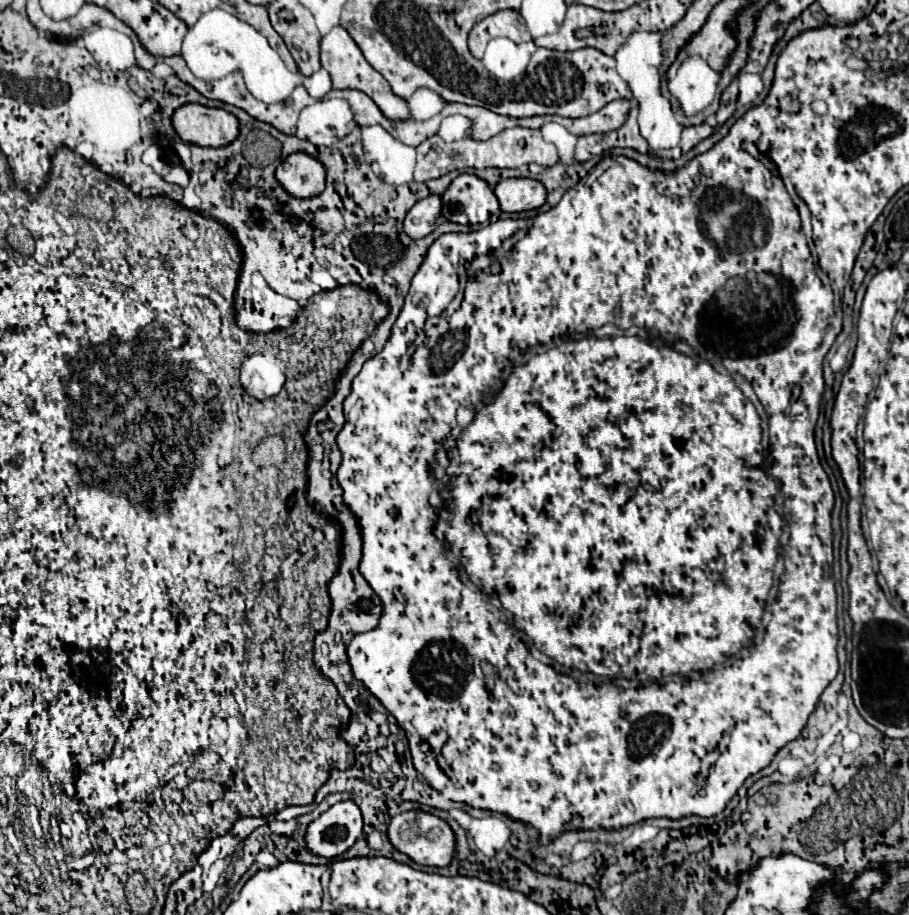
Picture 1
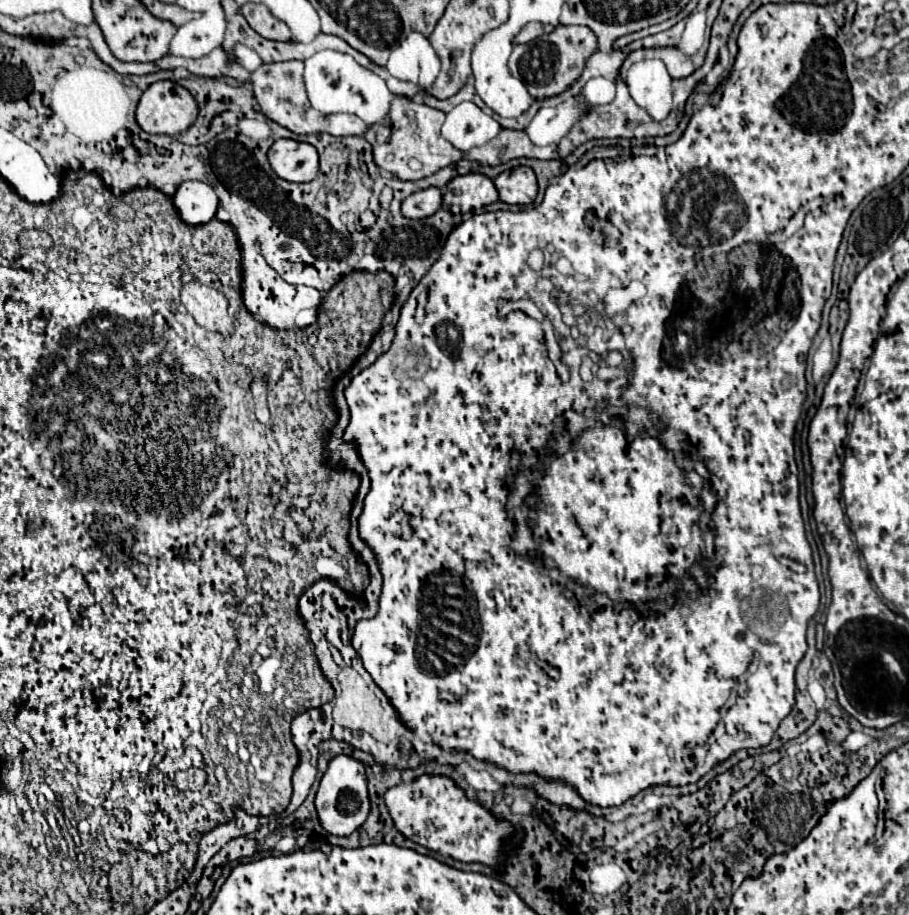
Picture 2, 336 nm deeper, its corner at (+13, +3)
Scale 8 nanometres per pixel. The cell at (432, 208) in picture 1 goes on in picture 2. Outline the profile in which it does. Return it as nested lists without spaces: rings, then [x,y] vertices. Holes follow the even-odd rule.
[[[429,187],[409,195],[401,205],[401,213],[407,219],[425,219],[437,213],[439,207],[441,207],[441,191],[437,187]]]

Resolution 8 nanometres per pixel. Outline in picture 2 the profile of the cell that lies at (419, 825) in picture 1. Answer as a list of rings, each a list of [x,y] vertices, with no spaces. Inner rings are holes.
[[[423,775],[407,785],[391,787],[385,793],[385,805],[395,827],[413,843],[423,845],[435,853],[449,855],[455,861],[497,865],[501,861],[503,839],[511,839],[511,845],[519,843],[515,827],[507,821],[497,821],[475,801],[469,801],[465,793],[455,787],[447,777]]]

